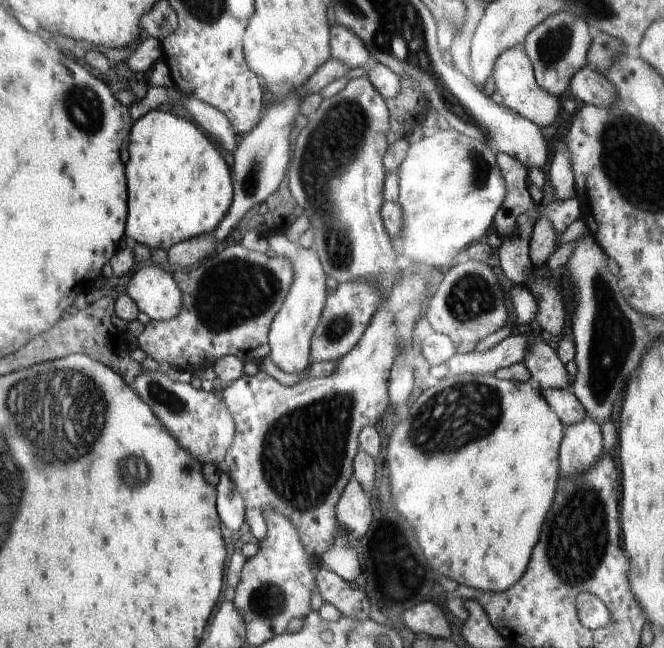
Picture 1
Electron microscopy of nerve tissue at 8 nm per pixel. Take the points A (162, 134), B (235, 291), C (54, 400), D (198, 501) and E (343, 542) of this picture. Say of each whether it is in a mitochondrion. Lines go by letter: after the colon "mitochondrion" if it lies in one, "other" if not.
A: other
B: mitochondrion
C: mitochondrion
D: other
E: mitochondrion

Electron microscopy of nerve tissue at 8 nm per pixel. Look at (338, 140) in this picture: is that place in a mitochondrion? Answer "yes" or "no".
yes

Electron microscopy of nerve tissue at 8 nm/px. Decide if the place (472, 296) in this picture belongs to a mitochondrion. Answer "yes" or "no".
yes

